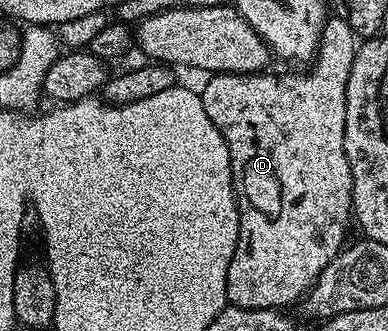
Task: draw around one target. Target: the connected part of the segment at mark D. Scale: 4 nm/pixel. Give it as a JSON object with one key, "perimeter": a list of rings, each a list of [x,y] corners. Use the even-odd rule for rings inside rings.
{"perimeter":[[[343,16],[329,17],[328,23],[324,26],[324,31],[320,37],[320,49],[316,51],[314,61],[305,74],[272,74],[273,72],[261,72],[258,74],[212,74],[209,77],[209,82],[205,84],[204,90],[199,91],[200,99],[202,100],[202,108],[206,108],[206,116],[210,116],[210,120],[214,124],[214,128],[218,128],[218,132],[222,132],[222,136],[228,145],[230,152],[230,164],[232,165],[232,186],[236,190],[236,200],[234,205],[240,209],[240,231],[238,232],[238,244],[234,256],[230,260],[230,268],[226,272],[226,292],[228,293],[228,300],[231,305],[241,306],[242,308],[254,308],[255,310],[270,310],[273,308],[288,308],[291,302],[299,303],[304,295],[312,289],[316,278],[324,269],[326,264],[330,264],[330,260],[334,260],[336,255],[340,253],[342,247],[345,245],[346,239],[344,237],[348,234],[348,218],[353,217],[352,213],[352,173],[350,172],[350,164],[346,160],[346,148],[344,147],[344,129],[346,128],[346,80],[350,76],[350,68],[354,64],[354,56],[356,55],[356,48],[358,45],[358,35],[354,28],[350,28],[350,24]]]}

